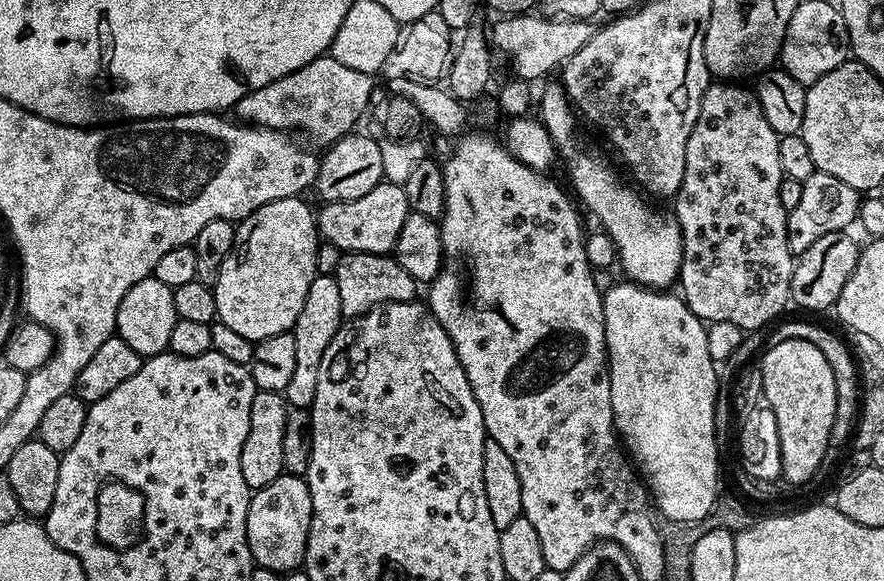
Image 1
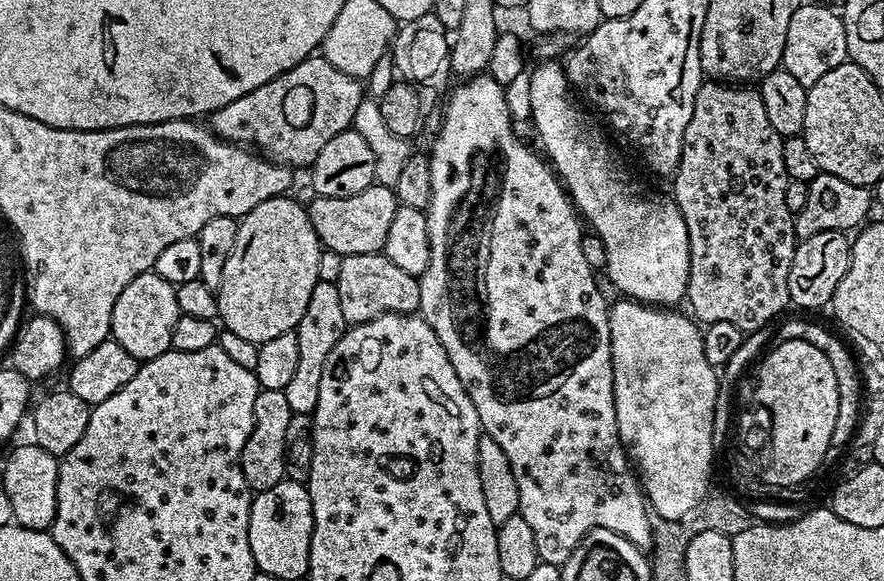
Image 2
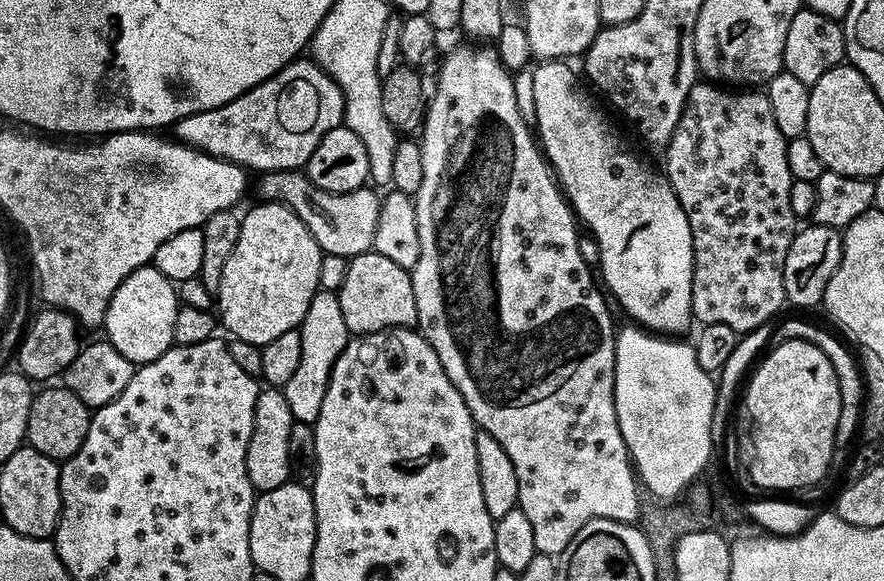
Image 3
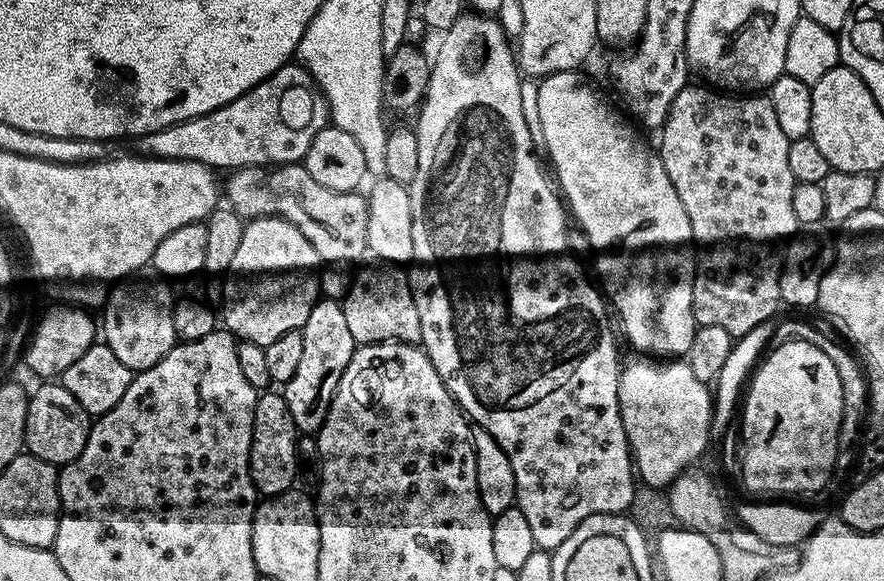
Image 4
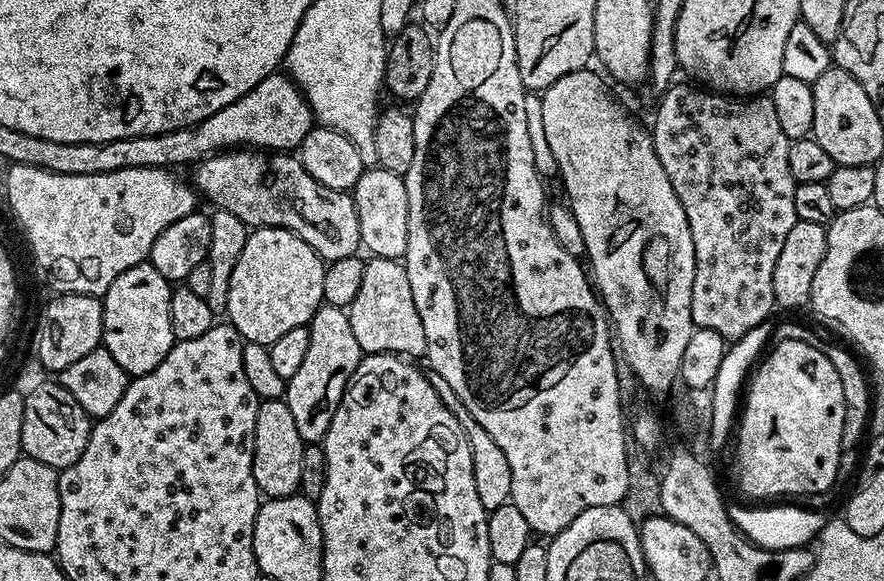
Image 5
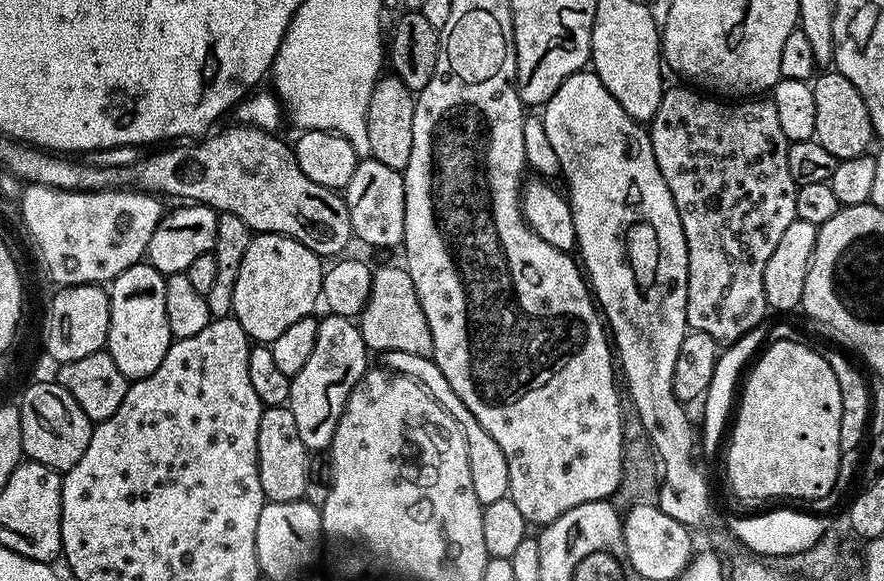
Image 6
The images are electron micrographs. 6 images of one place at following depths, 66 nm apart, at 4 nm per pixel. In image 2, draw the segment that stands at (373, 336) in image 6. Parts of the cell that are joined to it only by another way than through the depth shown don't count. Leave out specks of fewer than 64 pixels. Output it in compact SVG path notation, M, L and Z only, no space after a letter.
M380 252L343 257L342 270L335 284L338 286L338 298L342 301L342 318L348 326L391 312L412 314L420 307L419 279L394 266L394 262Z

